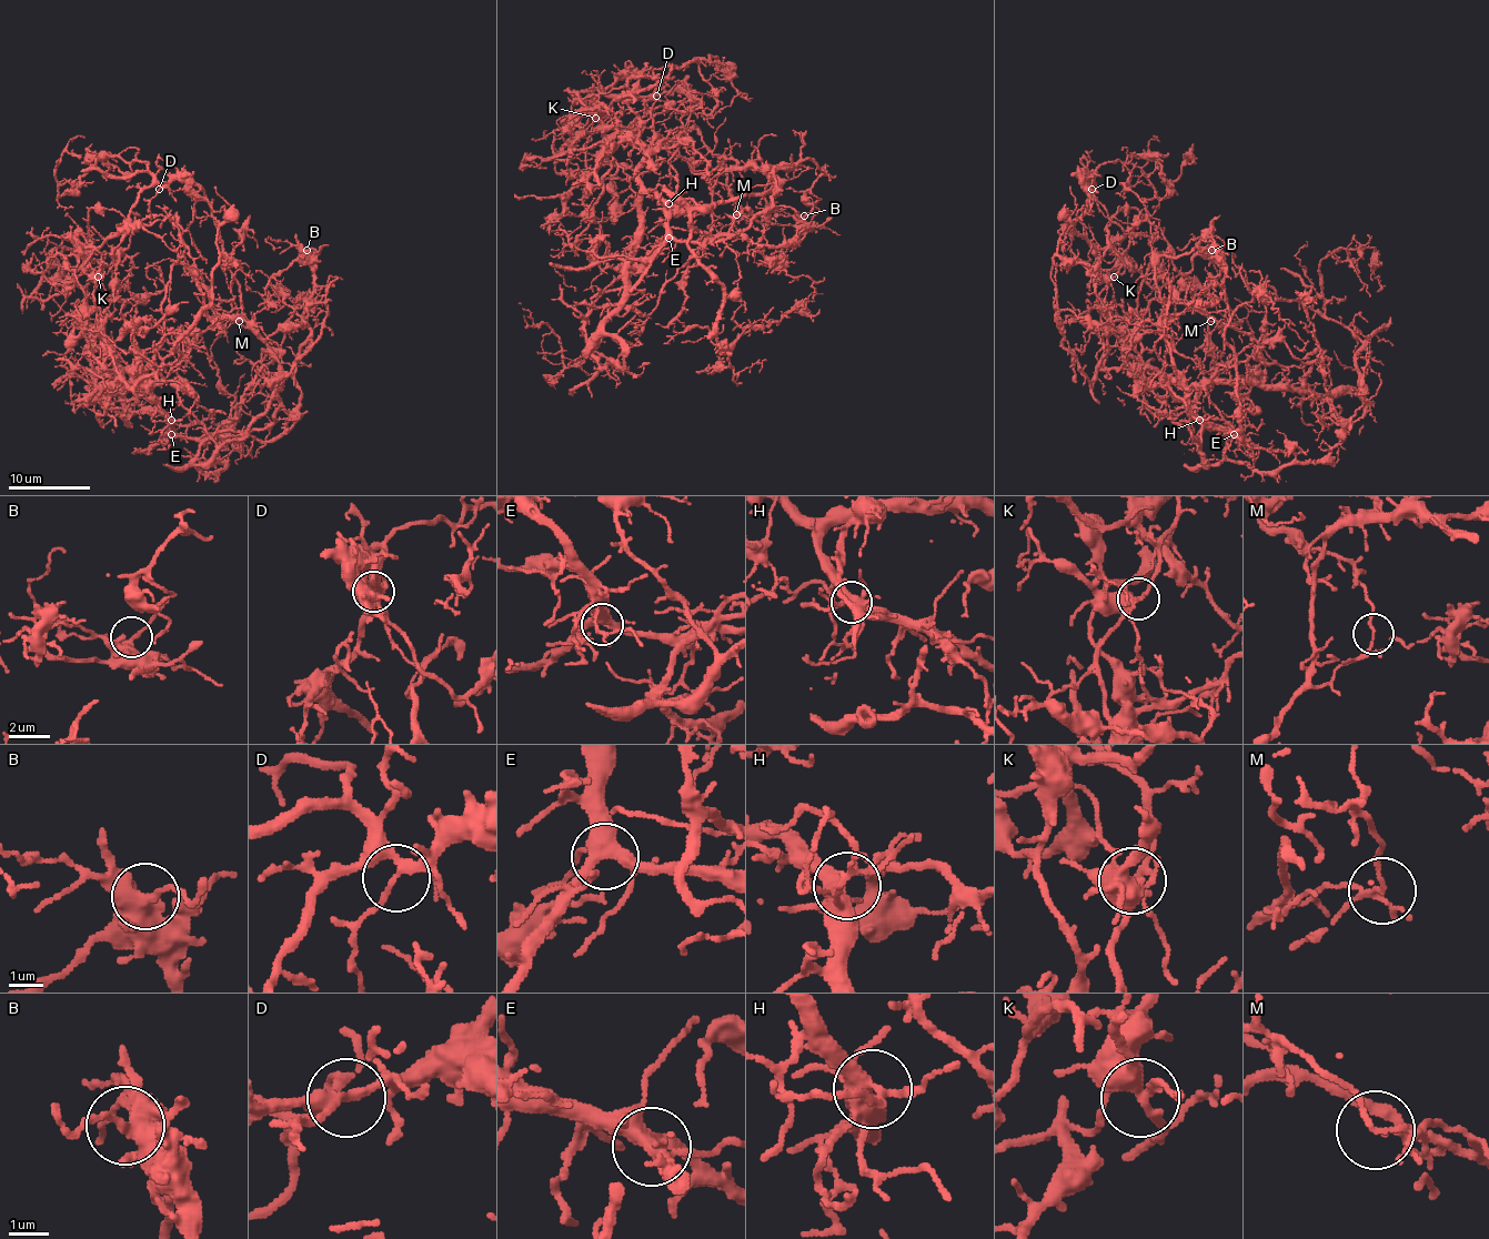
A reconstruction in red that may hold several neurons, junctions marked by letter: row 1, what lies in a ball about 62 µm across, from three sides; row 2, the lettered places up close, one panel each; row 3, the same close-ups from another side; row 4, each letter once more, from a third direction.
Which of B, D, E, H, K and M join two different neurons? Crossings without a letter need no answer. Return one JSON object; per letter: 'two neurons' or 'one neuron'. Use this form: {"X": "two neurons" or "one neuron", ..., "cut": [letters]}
{"B": "one neuron", "D": "one neuron", "E": "one neuron", "H": "one neuron", "K": "one neuron", "M": "two neurons", "cut": ["M"]}

